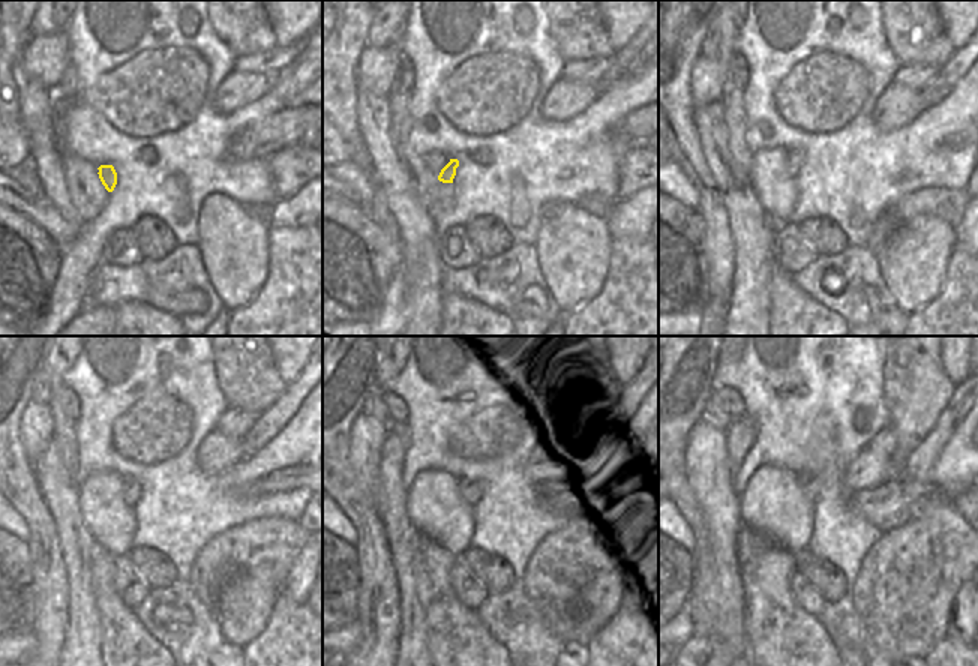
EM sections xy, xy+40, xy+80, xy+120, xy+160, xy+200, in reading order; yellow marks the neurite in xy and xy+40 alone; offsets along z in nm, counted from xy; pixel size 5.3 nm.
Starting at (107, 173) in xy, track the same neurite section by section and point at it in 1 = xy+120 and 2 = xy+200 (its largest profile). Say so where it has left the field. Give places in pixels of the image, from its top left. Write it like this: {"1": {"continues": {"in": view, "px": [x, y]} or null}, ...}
{"1": {"continues": {"in": "xy+120", "px": [131, 488]}}, "2": {"continues": {"in": "xy+200", "px": [812, 482]}}}

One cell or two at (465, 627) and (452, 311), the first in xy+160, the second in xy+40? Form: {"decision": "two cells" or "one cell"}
{"decision": "one cell"}

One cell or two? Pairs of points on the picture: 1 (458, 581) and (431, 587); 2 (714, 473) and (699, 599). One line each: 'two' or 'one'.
1: two
2: one

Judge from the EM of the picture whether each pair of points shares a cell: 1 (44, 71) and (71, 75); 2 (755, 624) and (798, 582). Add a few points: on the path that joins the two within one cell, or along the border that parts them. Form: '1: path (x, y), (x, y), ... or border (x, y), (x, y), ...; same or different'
1: border (69, 63), (54, 90); different
2: border (794, 570), (789, 578), (791, 594), (813, 615); different

